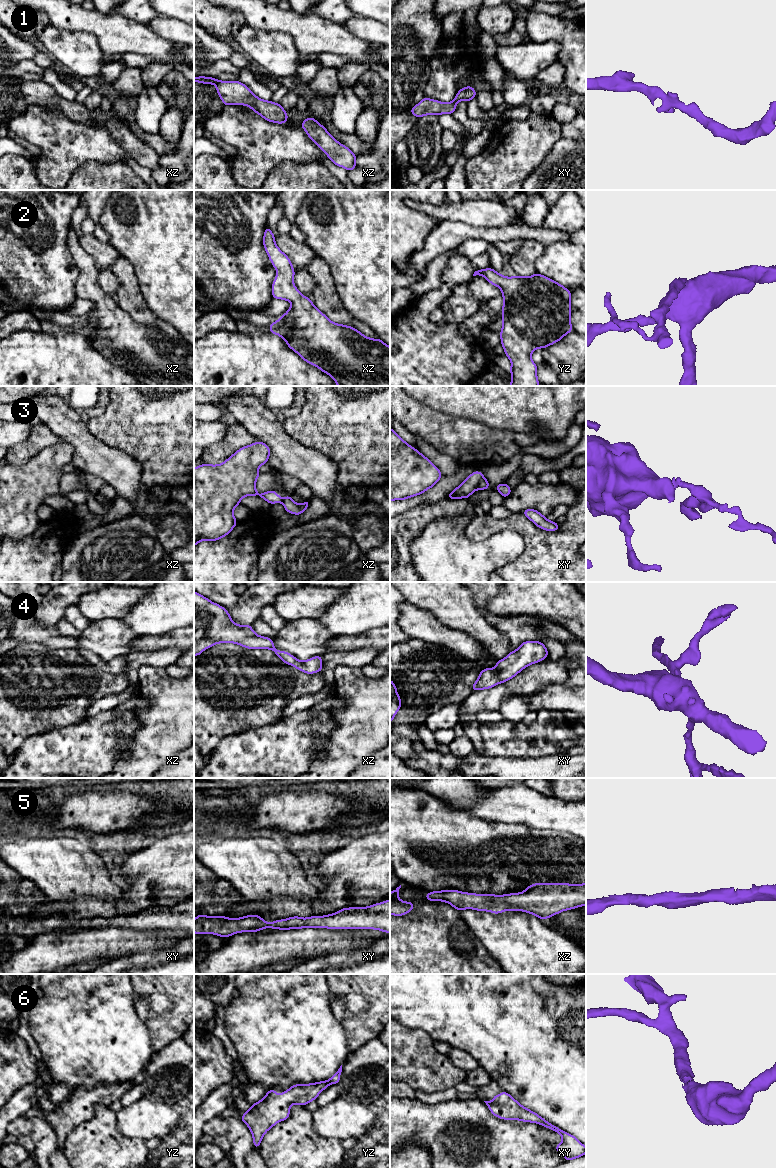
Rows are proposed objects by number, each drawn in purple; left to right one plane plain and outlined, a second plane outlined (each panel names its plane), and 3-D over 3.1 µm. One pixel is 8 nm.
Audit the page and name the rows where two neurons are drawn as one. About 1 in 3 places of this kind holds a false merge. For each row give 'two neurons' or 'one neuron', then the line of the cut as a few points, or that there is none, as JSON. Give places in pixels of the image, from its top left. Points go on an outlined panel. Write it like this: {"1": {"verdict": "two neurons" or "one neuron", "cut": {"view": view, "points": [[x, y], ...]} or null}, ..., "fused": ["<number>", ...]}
{"1": {"verdict": "one neuron", "cut": null}, "2": {"verdict": "one neuron", "cut": null}, "3": {"verdict": "two neurons", "cut": {"view": "xy", "points": [[483, 477], [477, 488]]}}, "4": {"verdict": "one neuron", "cut": null}, "5": {"verdict": "one neuron", "cut": null}, "6": {"verdict": "one neuron", "cut": null}, "fused": ["3"]}

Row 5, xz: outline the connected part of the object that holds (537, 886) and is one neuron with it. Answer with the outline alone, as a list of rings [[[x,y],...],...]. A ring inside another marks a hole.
[[[535,883],[521,893],[505,895],[443,890],[428,892],[425,898],[447,902],[458,911],[474,909],[494,914],[507,910],[524,911],[545,920],[562,911],[586,905],[586,883]]]

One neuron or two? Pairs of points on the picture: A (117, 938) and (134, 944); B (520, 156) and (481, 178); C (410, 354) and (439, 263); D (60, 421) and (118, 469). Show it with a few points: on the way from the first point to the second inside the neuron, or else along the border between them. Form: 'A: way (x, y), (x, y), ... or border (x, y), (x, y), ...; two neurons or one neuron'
A: way (121, 942), (130, 942); one neuron
B: way (510, 158), (491, 176); one neuron
C: border (442, 270), (440, 285), (414, 300); two neurons
D: way (74, 432), (104, 462); one neuron

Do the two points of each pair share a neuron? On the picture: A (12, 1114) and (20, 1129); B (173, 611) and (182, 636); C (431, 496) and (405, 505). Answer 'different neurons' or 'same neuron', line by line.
A: different neurons
B: different neurons
C: same neuron

